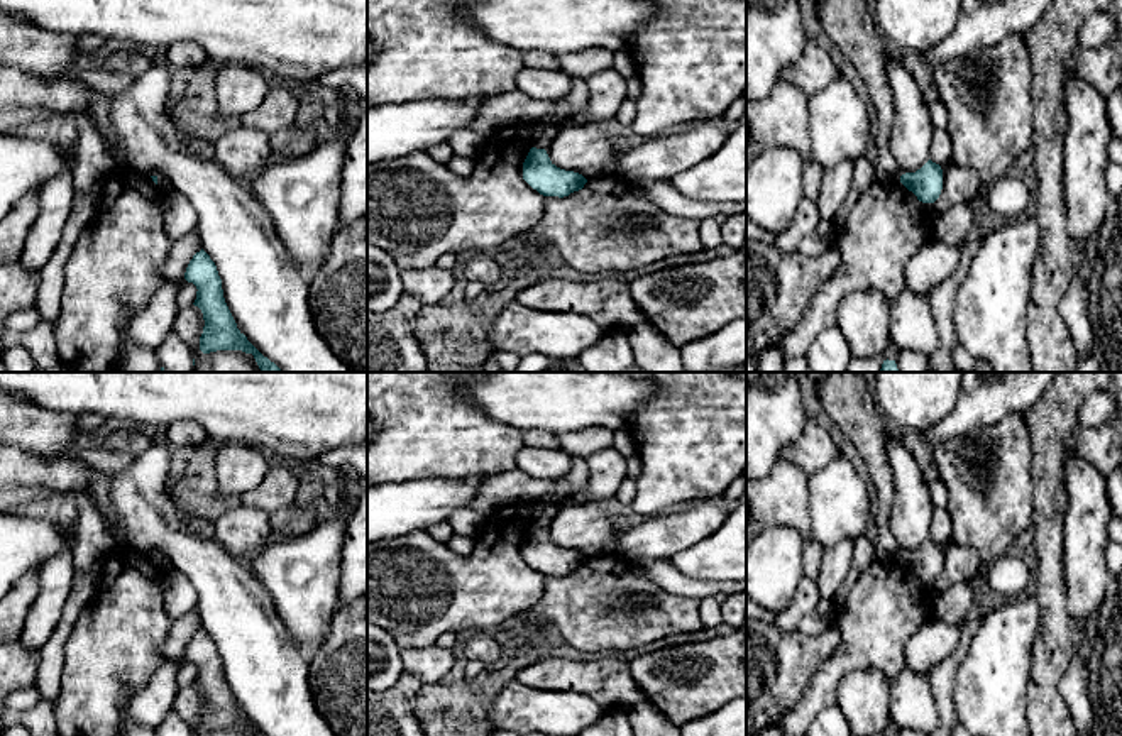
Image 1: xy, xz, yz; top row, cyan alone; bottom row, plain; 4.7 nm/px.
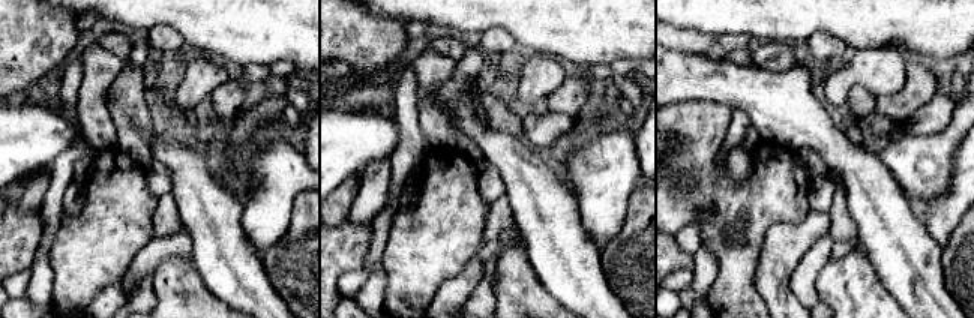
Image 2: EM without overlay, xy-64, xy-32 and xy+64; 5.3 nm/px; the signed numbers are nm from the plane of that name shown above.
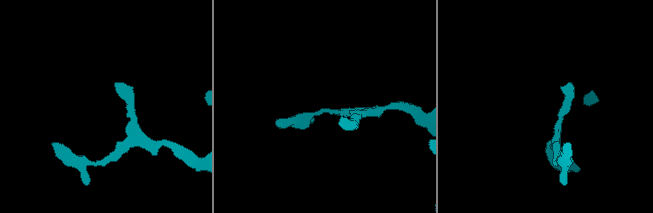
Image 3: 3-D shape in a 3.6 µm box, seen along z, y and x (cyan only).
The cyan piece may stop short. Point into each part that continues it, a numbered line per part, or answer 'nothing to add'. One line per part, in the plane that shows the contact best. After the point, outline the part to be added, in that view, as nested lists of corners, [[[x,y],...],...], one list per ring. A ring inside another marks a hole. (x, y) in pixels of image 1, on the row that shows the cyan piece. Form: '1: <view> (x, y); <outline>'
nothing to add

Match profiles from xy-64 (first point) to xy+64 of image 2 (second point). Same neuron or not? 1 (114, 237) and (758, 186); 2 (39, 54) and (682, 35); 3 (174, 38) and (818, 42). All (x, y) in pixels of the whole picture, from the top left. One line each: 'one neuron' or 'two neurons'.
1: one neuron
2: one neuron
3: one neuron

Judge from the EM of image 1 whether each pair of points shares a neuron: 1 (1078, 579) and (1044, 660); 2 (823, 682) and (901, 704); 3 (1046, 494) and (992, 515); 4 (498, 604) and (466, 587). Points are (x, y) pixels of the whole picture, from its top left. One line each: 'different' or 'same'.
1: different
2: different
3: different
4: same

